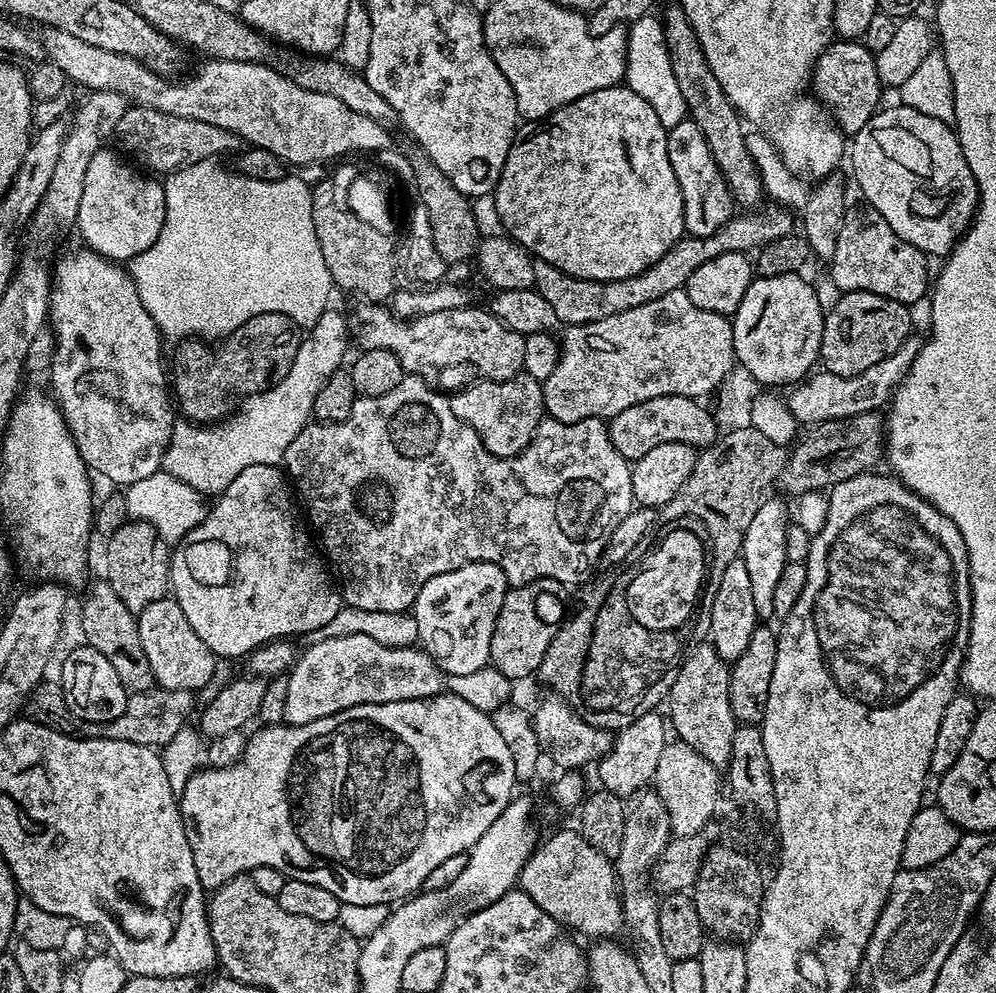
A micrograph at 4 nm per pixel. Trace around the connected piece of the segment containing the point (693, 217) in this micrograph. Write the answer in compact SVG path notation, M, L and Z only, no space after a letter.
M690 118L682 120L668 129L668 153L670 166L674 166L674 178L678 178L678 186L682 190L685 233L709 236L722 230L722 226L733 218L734 201L714 154L710 154L710 146L706 146L706 134L702 134L700 127Z

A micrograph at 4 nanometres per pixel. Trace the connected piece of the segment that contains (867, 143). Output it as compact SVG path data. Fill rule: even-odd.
M881 107L872 115L870 122L866 122L866 126L851 137L850 160L852 156L856 184L865 196L861 197L870 207L878 210L886 222L890 222L890 230L894 230L898 238L910 242L910 246L929 258L947 257L960 243L961 236L972 227L972 220L980 206L980 187L970 166L966 166L953 125L938 122L938 118L929 118L927 114L918 114L918 110L913 108L895 107Z

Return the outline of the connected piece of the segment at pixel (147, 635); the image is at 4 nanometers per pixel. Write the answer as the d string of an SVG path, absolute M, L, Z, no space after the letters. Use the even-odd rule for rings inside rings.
M175 598L150 602L150 606L138 613L136 621L150 670L154 670L154 678L159 687L196 694L209 682L218 657L208 649L206 642L202 642L202 638L198 638L194 626L186 622L186 614L182 614L182 606L178 606Z

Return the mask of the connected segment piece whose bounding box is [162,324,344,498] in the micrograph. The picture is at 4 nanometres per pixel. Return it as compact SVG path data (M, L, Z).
M322 325L320 332L313 334L312 340L303 341L294 358L294 366L290 366L290 374L286 374L286 378L264 392L243 397L239 401L240 409L233 416L231 413L211 426L189 422L184 418L177 419L172 425L172 437L164 455L163 471L174 474L174 478L186 482L186 486L194 486L194 490L198 490L205 498L215 498L226 490L226 486L230 486L230 482L234 482L234 478L238 478L238 474L242 474L242 470L246 470L246 466L279 465L286 454L286 446L290 446L290 442L294 442L294 438L298 438L298 434L302 434L304 427L313 419L314 398L318 398L318 390L326 386L328 373L341 371L344 344L340 340L332 340L335 336L334 325Z

